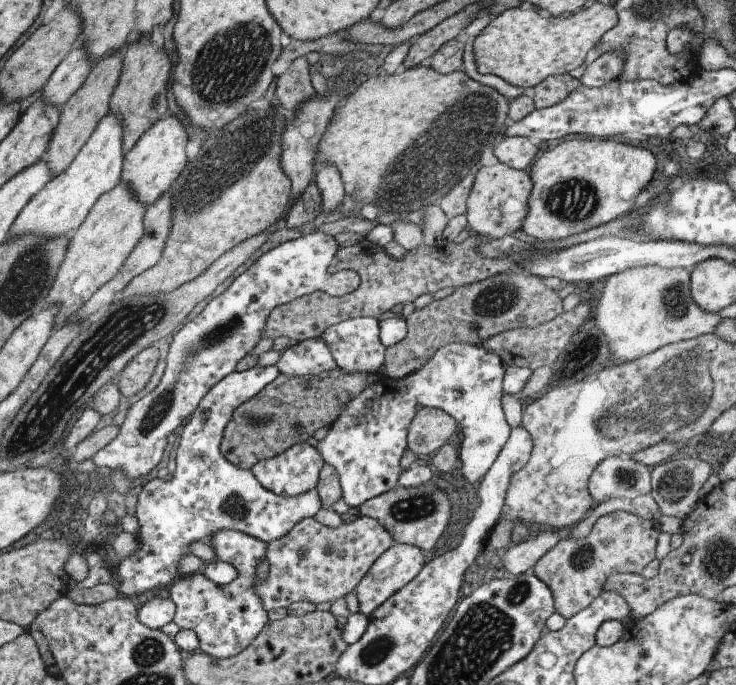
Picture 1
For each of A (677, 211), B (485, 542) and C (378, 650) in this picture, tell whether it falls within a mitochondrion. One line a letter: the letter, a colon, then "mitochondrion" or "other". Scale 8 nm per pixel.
A: mitochondrion
B: other
C: mitochondrion

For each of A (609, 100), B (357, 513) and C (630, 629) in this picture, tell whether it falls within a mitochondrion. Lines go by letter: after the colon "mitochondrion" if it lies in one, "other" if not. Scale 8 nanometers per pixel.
A: mitochondrion
B: other
C: other

